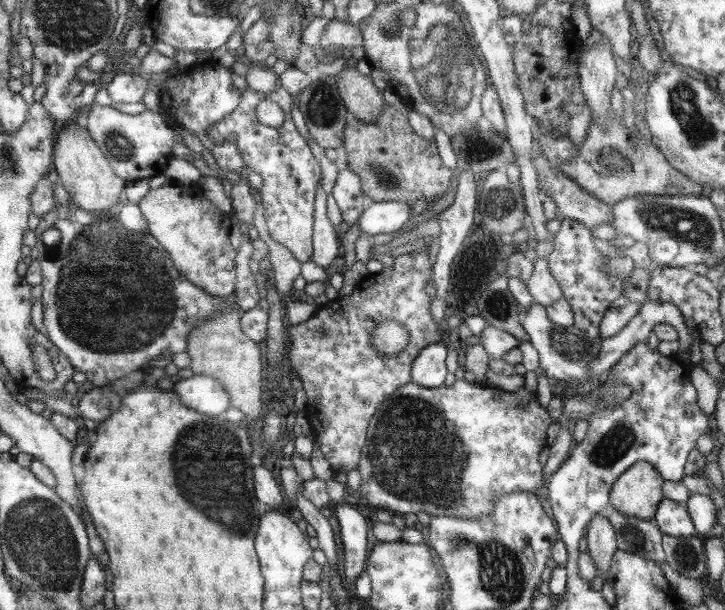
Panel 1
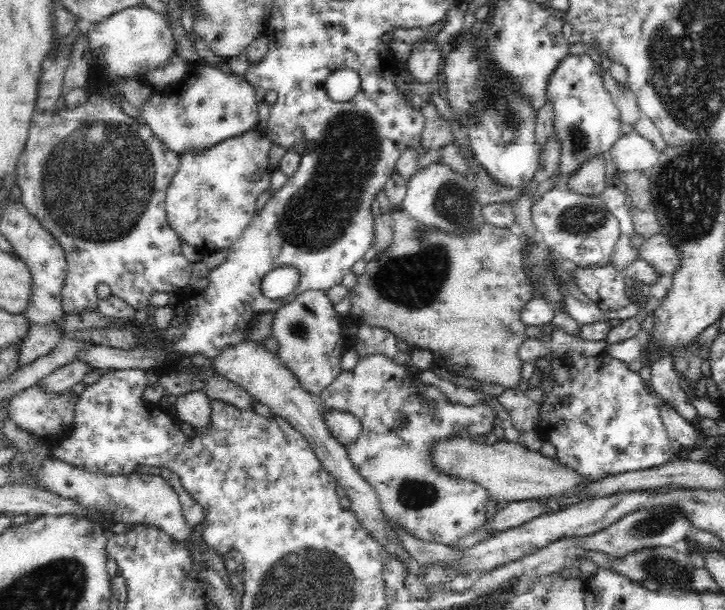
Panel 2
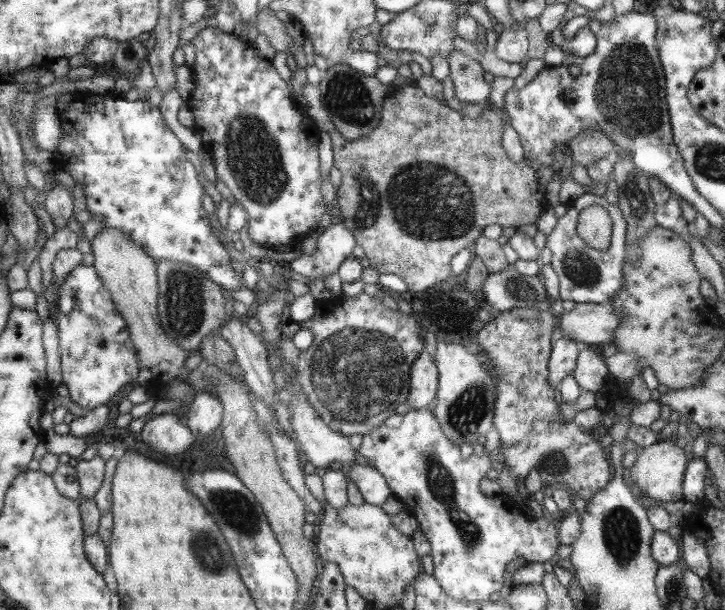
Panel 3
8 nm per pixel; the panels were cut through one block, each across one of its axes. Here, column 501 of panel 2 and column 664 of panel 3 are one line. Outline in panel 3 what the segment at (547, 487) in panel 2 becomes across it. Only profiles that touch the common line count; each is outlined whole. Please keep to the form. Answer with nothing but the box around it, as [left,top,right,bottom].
[625,440,686,502]

